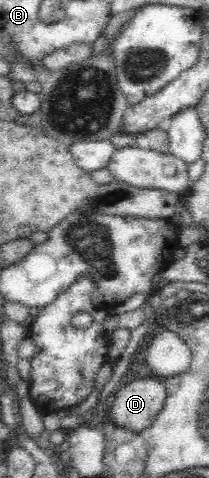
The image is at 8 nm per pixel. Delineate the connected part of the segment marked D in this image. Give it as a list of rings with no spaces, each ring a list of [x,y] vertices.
[[[145,375],[131,381],[128,377],[110,399],[111,421],[134,432],[143,431],[153,423],[165,398],[162,379]]]

